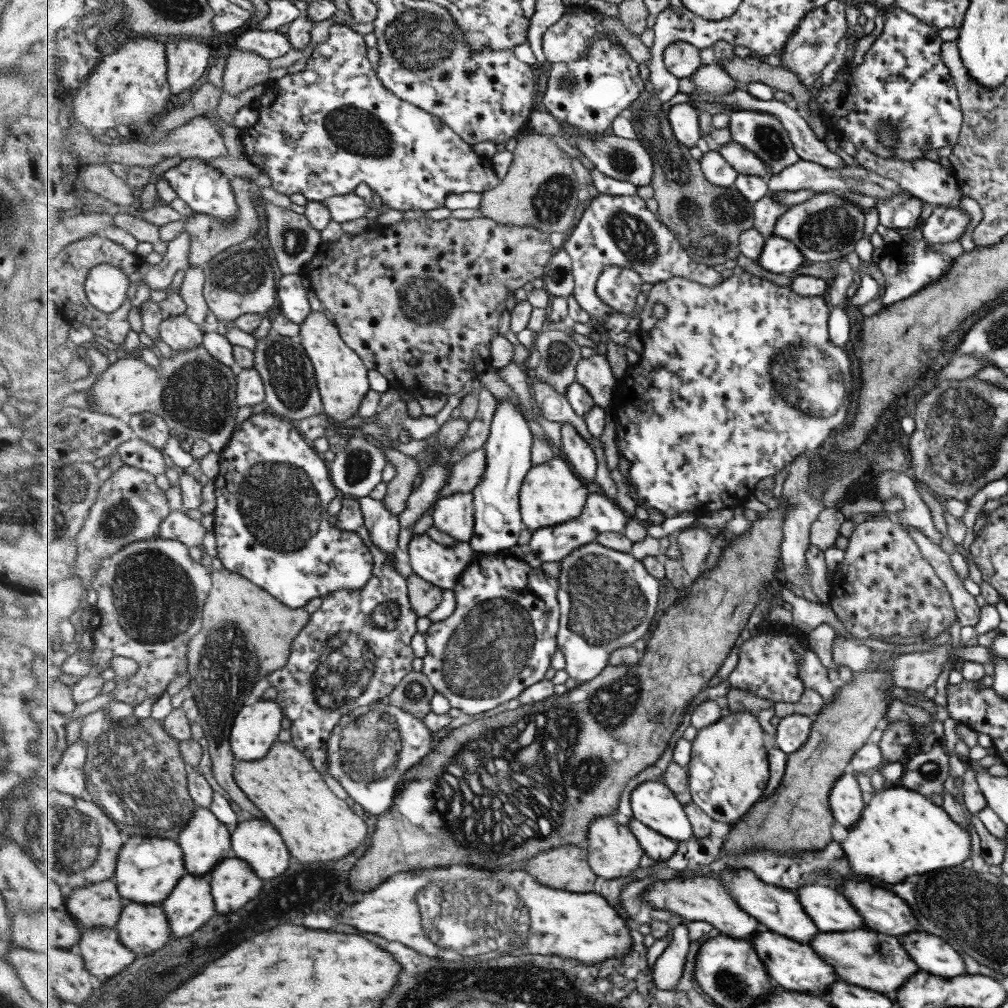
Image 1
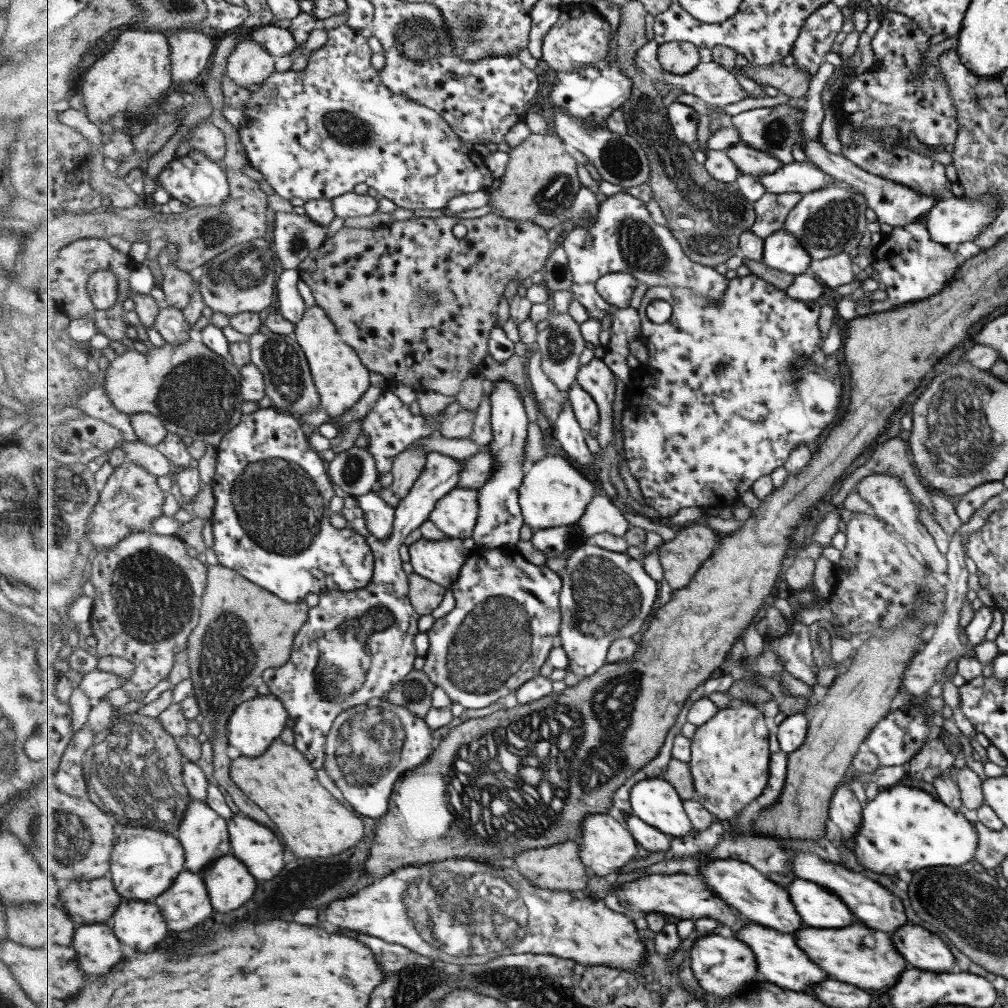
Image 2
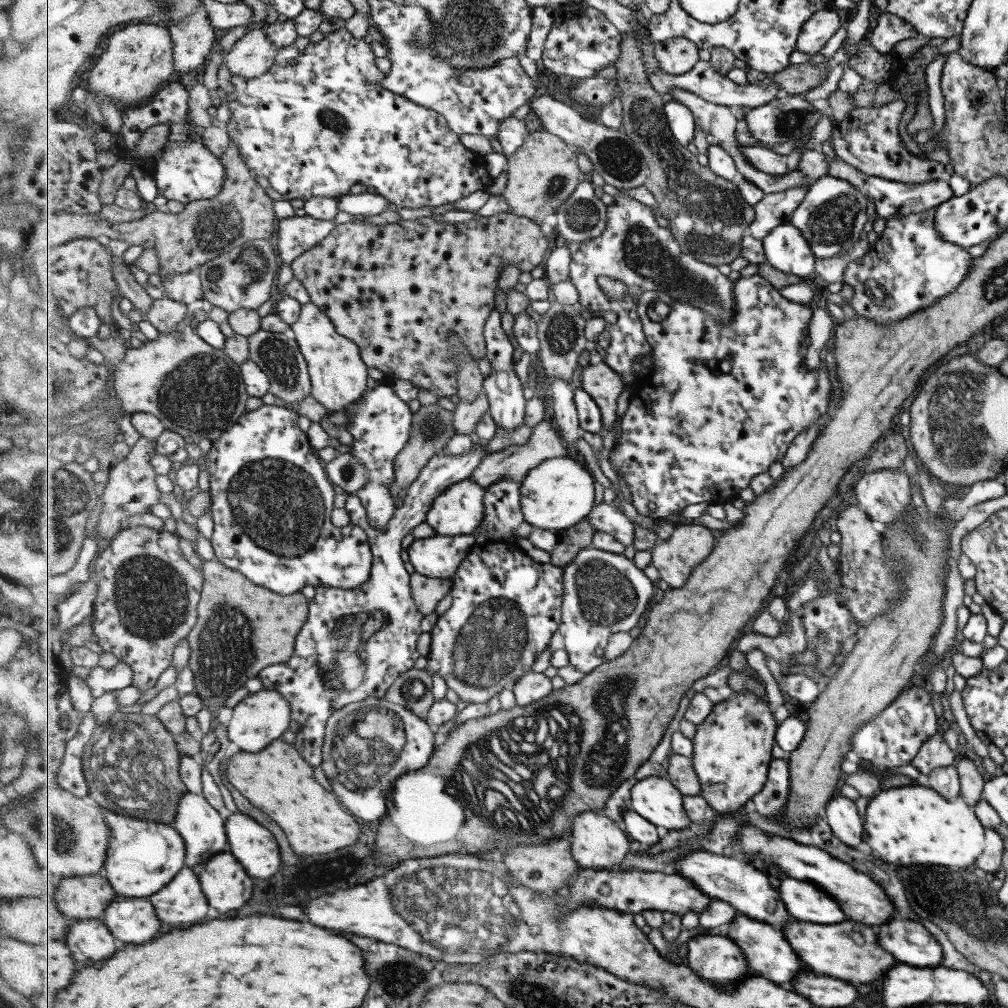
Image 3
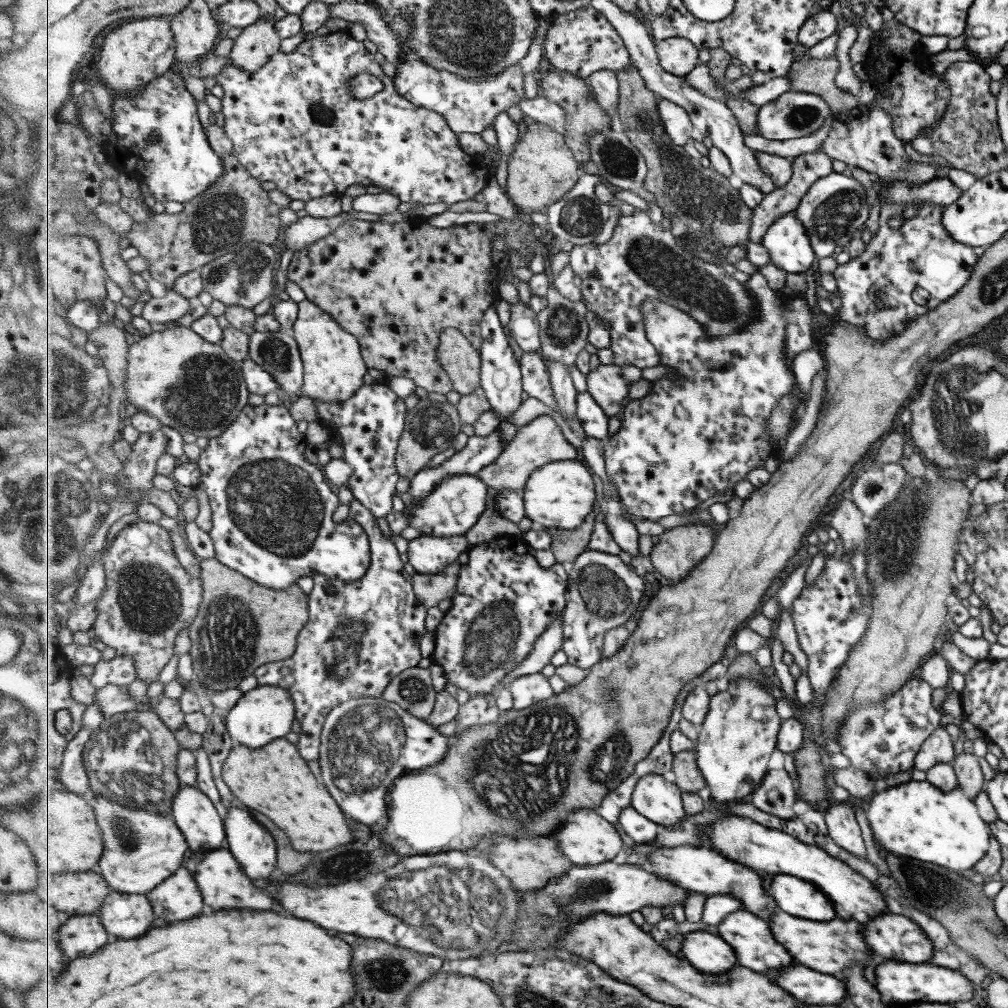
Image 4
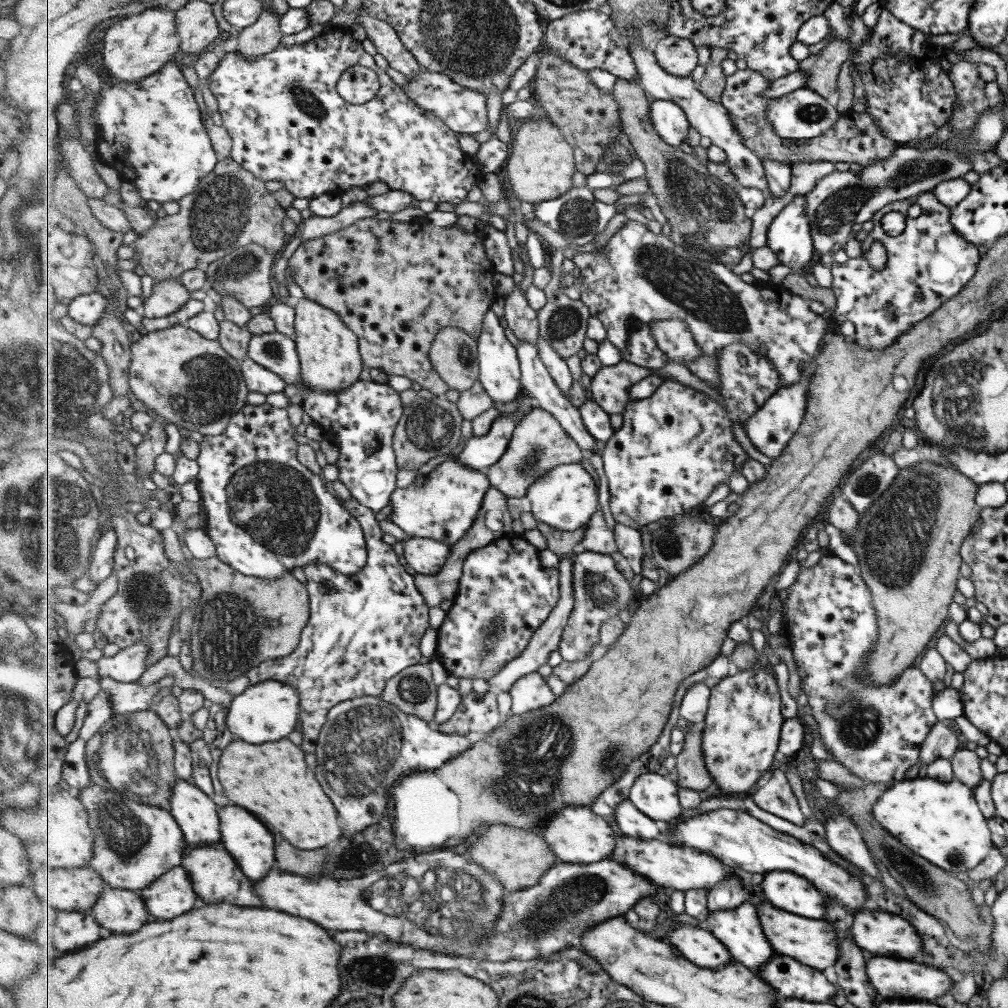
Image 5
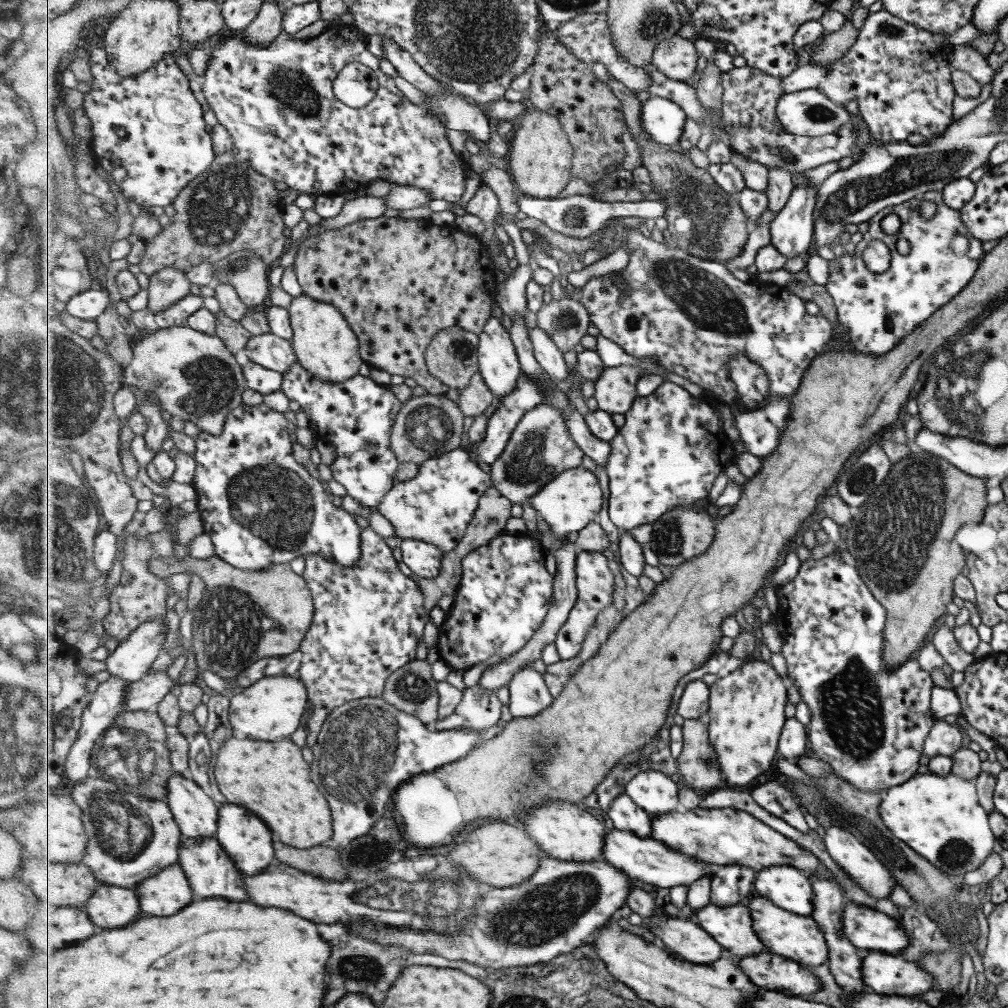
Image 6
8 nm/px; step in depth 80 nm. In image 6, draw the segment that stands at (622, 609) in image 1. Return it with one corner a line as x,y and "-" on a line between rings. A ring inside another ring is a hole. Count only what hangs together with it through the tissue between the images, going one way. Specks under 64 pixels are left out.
579,551
576,560
577,582
578,586
578,599
575,603
575,608
567,620
561,631
559,631
556,645
563,660
575,659
580,655
581,649
587,640
589,630
595,628
597,620
600,619
601,612
605,612
611,608
613,602
613,572
607,564
607,558
601,552
595,551

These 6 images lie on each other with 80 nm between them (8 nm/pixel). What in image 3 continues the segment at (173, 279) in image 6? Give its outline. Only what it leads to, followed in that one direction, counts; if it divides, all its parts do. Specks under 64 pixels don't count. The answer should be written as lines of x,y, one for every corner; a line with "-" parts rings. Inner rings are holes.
165,296
152,301
147,319
159,332
168,333
176,330
179,322
186,318
188,312
189,308
184,302

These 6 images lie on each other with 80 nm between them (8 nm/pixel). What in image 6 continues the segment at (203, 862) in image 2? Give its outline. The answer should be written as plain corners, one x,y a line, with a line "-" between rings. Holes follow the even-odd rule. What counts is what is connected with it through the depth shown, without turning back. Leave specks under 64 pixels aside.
175,774
168,780
168,805
185,837
216,837
220,805
189,775

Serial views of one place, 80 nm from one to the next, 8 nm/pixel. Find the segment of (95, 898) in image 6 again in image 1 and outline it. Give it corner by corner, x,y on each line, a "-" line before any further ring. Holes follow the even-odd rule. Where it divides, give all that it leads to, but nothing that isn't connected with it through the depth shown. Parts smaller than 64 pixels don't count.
127,902
116,929
125,946
144,956
153,956
175,936
165,909
157,904

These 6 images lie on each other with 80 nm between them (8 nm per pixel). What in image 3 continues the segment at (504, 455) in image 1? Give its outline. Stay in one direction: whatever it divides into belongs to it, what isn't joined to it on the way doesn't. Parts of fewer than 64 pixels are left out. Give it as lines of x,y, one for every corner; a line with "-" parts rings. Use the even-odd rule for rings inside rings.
494,310
491,315
488,316
485,323
485,338
488,345
488,351
486,354
486,361
492,366
492,371
485,375
484,380
484,392
487,393
490,400
490,414
496,420
499,427
504,429
519,428
523,426
523,418
525,418
525,406
527,406
527,400
523,396
523,382
521,378
517,376
515,372
515,360
513,360
513,352
515,352
515,346
513,342
509,340
509,335
505,334
505,330
501,328
501,314
-
515,481
495,483
485,492
485,515
480,526
484,532
480,541
513,540
515,532
525,521
521,506
521,488
523,484

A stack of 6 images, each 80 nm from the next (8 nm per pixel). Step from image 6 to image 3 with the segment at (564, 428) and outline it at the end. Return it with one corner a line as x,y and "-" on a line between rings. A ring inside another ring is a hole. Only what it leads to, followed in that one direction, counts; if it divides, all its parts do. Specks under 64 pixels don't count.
547,416
532,428
532,435
528,443
523,445
511,445
500,451
488,453
484,458
484,462
482,462
480,467
477,468
477,471
469,477
469,480
477,482
479,486
483,486
486,490
489,487
493,487
495,483
505,481
505,478
509,478
509,481
523,484
529,473
546,460
561,458
562,456
569,457
572,455
574,455
573,450
565,444
565,440
563,440
559,430
557,430
556,424
552,418

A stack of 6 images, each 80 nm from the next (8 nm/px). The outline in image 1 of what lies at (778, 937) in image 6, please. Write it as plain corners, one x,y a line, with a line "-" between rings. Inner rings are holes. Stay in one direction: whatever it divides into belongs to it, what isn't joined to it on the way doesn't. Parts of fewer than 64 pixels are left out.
857,928
851,932
821,932
808,942
813,953
827,964
833,964
833,972
849,984
859,988
869,988
875,992
891,992
907,980
909,974
919,972
919,967
909,960
909,955
901,948
898,937
879,934
875,930

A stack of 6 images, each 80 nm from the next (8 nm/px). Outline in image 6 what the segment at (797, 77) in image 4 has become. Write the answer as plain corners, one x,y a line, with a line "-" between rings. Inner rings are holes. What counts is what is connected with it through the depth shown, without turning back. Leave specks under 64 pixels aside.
845,21
837,32
828,33
813,46
807,64
829,68
831,64
835,64
835,60
839,62
847,54
846,50
855,42
857,34
858,30
855,30
850,22

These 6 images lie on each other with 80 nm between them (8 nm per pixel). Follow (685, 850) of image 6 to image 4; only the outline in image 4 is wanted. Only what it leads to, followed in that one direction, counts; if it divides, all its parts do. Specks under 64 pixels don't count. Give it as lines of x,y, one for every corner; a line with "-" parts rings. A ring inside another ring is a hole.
730,814
705,827
702,840
705,846
747,868
773,875
798,876
809,881
832,901
837,918
844,921
856,920
864,924
871,917
887,913
882,896
866,878
851,870
846,863
829,856
822,848
805,844
785,830
772,829
752,818

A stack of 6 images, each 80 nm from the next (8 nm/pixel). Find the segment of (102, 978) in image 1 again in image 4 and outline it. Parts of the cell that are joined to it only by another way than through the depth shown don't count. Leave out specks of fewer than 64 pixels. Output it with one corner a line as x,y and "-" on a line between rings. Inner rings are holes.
99,914
65,917
57,941
71,960
96,955
109,942
109,932

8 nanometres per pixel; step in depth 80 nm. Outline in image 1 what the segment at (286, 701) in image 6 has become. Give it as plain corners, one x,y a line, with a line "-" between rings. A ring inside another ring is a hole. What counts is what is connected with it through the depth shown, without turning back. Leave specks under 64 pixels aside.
259,700
252,705
245,705
236,716
230,736
232,751
239,761
256,761
264,759
272,750
272,746
280,740
283,730
284,710
276,701

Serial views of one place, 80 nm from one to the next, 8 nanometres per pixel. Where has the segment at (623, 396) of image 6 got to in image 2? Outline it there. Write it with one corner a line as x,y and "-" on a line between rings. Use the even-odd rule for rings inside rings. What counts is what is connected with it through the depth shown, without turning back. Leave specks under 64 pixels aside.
602,357
593,358
580,367
577,383
581,385
597,402
600,410
600,422
596,427
595,439
604,450
613,440
613,402
615,402
615,384
617,375
609,368

